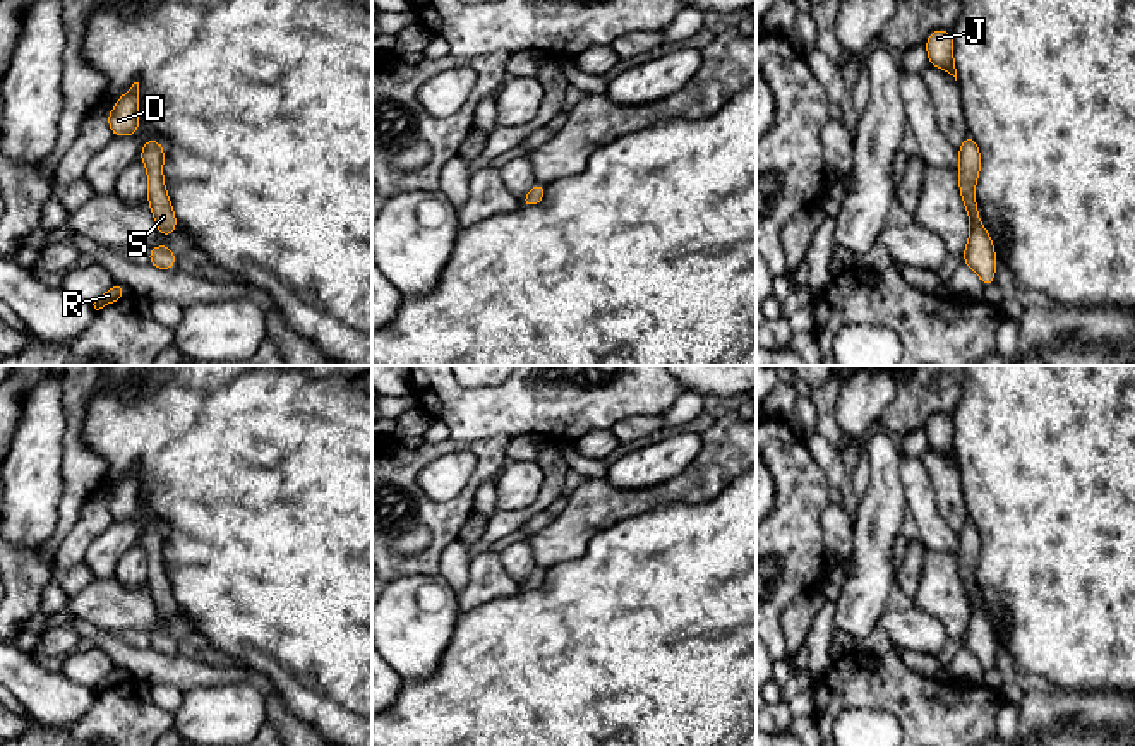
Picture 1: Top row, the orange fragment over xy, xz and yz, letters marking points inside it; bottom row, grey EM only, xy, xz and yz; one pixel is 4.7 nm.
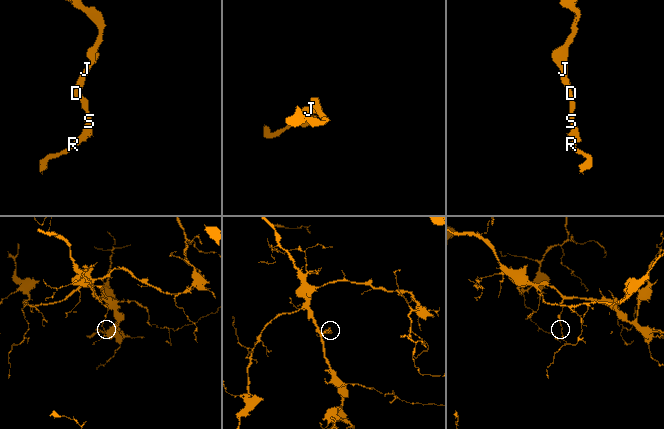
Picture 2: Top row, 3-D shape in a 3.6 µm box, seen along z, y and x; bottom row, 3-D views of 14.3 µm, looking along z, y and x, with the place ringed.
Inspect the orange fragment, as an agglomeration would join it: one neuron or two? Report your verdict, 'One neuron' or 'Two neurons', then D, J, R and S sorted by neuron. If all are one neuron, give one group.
One neuron. Groups: D J R S

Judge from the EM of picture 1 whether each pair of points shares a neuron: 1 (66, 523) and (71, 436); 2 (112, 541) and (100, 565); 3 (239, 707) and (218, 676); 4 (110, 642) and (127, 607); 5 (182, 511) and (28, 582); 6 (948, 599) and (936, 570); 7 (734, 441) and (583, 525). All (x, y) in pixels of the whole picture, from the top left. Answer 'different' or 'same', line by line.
1: same
2: same
3: different
4: different
5: different
6: same
7: same

